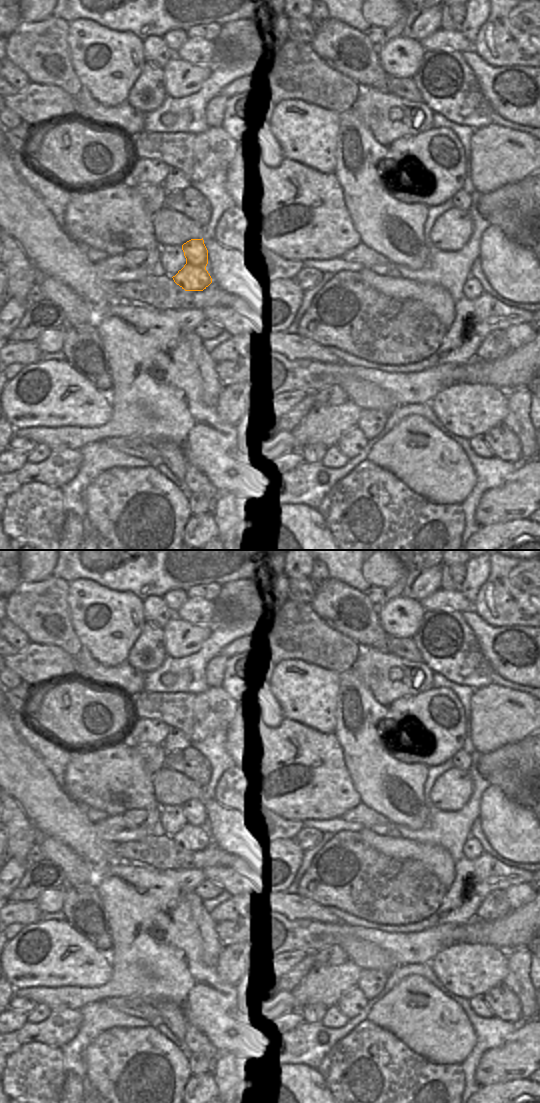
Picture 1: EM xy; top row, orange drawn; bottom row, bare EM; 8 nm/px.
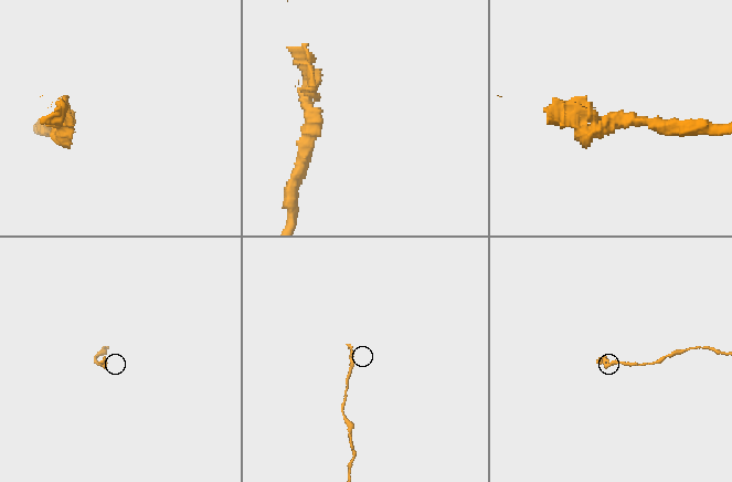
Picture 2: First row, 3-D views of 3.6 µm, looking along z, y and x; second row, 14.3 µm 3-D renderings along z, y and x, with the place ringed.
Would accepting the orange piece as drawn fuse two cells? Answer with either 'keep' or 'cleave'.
cleave

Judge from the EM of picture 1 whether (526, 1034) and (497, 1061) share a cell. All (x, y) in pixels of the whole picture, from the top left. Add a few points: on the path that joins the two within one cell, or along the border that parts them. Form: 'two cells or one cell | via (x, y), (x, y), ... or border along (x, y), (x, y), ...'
one cell | via (519, 1041), (504, 1056)

